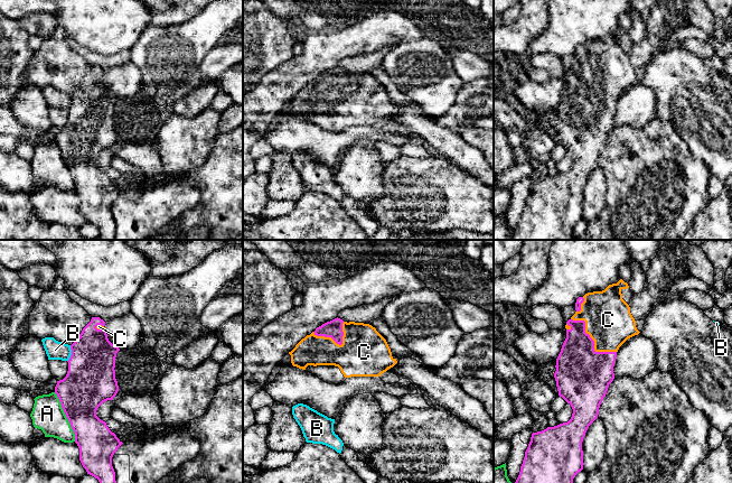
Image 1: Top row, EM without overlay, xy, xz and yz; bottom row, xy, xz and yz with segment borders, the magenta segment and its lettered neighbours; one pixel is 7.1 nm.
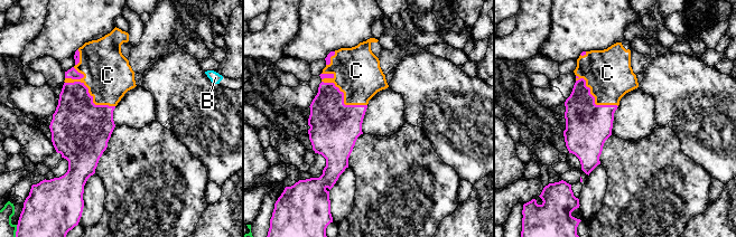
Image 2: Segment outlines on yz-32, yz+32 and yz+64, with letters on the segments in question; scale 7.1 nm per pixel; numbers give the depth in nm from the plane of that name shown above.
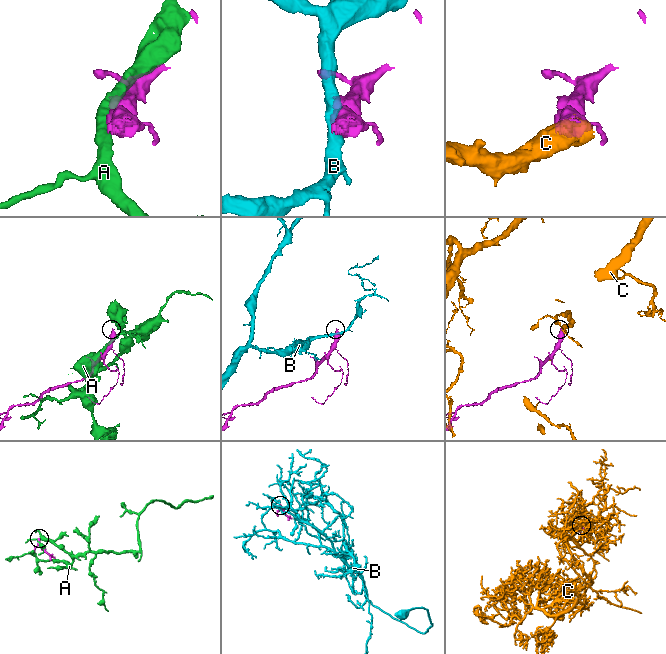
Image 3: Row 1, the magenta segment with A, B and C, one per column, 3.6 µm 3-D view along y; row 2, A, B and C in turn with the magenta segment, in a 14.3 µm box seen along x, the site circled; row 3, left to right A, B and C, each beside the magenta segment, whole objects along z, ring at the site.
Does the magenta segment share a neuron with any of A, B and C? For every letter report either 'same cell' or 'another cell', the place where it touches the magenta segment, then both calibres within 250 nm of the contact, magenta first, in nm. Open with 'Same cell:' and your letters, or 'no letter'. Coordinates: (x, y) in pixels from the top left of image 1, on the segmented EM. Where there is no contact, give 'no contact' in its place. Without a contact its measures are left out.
Same cell: C
A: another cell; meets magenta in xy at (66, 416); 320 nm thick on the magenta side, 220 nm on the other
B: another cell; meets magenta in xy at (72, 353); 360 nm thick on the magenta side, 140 nm on the other
C: same cell; meets magenta in yz at (592, 340); 360 nm thick on the magenta side, 340 nm on the other

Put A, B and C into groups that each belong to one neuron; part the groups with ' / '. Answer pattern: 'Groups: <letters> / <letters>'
Groups: A / B / C

